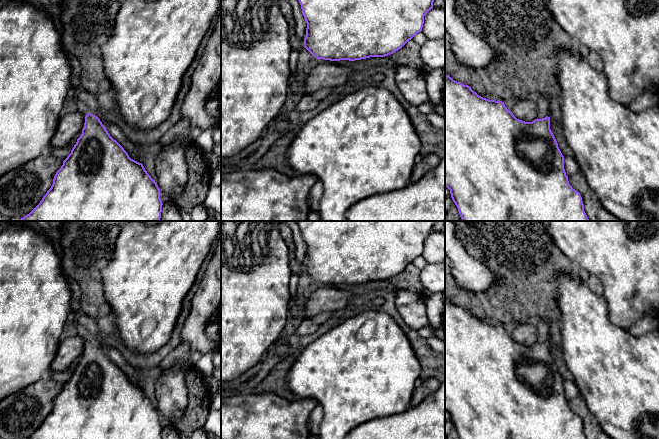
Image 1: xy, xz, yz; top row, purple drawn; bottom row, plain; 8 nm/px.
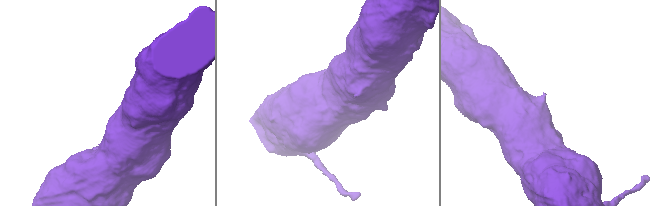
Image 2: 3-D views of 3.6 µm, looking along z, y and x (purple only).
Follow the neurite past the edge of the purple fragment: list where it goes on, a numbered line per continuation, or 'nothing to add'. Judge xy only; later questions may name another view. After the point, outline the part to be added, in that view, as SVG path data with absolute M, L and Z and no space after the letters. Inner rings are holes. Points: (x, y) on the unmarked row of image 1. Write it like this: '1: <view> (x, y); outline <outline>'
1: xy (80, 330); outline M74 321L74 323L76 325L76 333L78 336L83 338L84 340L86 340L88 337L95 339L94 335L91 332L87 331L82 325L77 323L76 321Z

